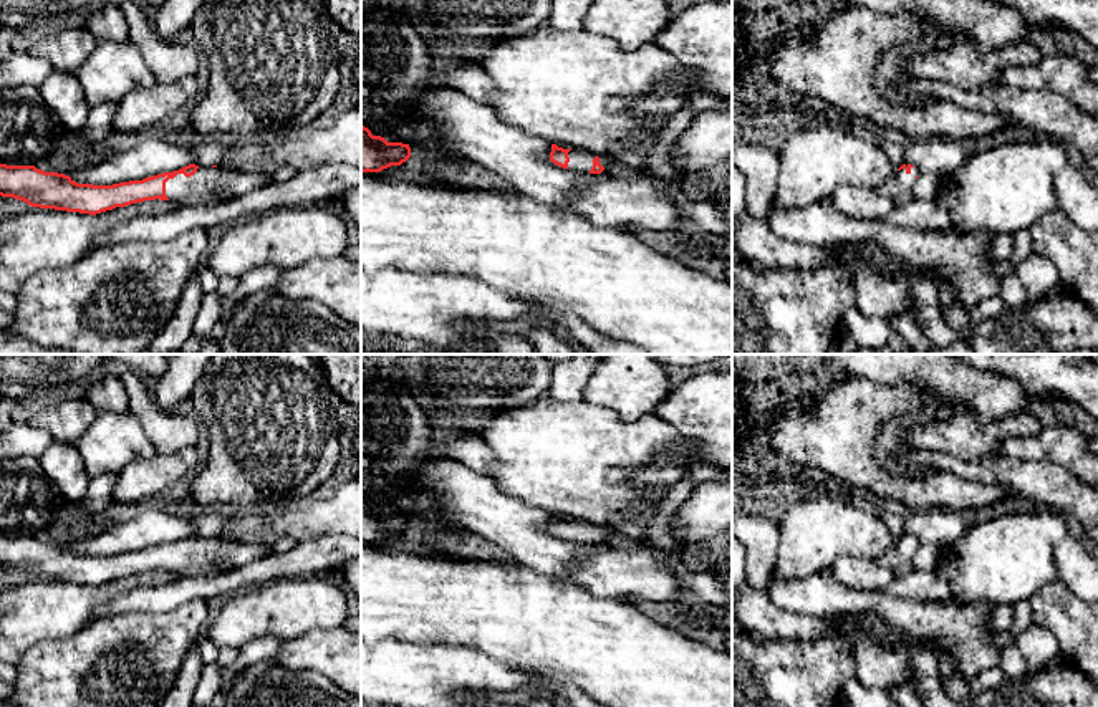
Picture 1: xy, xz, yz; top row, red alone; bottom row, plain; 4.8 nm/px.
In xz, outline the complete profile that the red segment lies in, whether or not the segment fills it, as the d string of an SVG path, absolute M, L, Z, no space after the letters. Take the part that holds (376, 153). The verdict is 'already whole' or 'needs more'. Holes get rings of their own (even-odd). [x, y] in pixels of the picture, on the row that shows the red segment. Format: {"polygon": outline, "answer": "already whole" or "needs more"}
{"polygon": "M361 126L361 172L381 172L391 166L401 166L411 157L409 144L388 142L381 136Z", "answer": "already whole"}

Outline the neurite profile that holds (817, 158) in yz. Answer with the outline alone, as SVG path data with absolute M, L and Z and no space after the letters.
M833 118L790 126L777 159L775 200L788 209L830 199L841 185L876 190L896 174L874 134Z

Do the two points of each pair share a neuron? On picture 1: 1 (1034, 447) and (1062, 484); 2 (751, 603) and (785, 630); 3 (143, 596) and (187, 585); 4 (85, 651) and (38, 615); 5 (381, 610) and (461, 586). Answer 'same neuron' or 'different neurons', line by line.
1: different neurons
2: same neuron
3: same neuron
4: different neurons
5: same neuron

